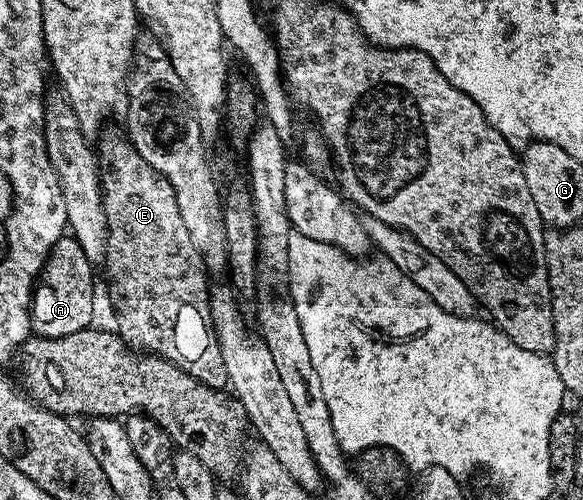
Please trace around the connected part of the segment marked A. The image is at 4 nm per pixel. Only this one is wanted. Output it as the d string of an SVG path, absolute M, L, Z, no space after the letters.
M72 235L60 237L55 247L49 252L49 260L41 271L36 282L31 302L31 329L38 337L62 337L75 335L75 331L83 331L94 324L93 321L93 271L94 264L90 263L83 253L82 247Z

